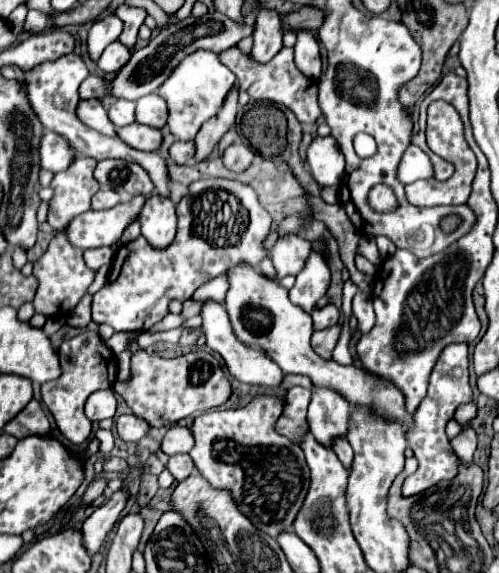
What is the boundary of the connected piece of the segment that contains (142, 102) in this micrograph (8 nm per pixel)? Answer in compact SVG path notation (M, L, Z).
M157 93L141 97L137 101L135 121L141 123L141 125L161 129L167 123L167 105L165 105L165 101Z

